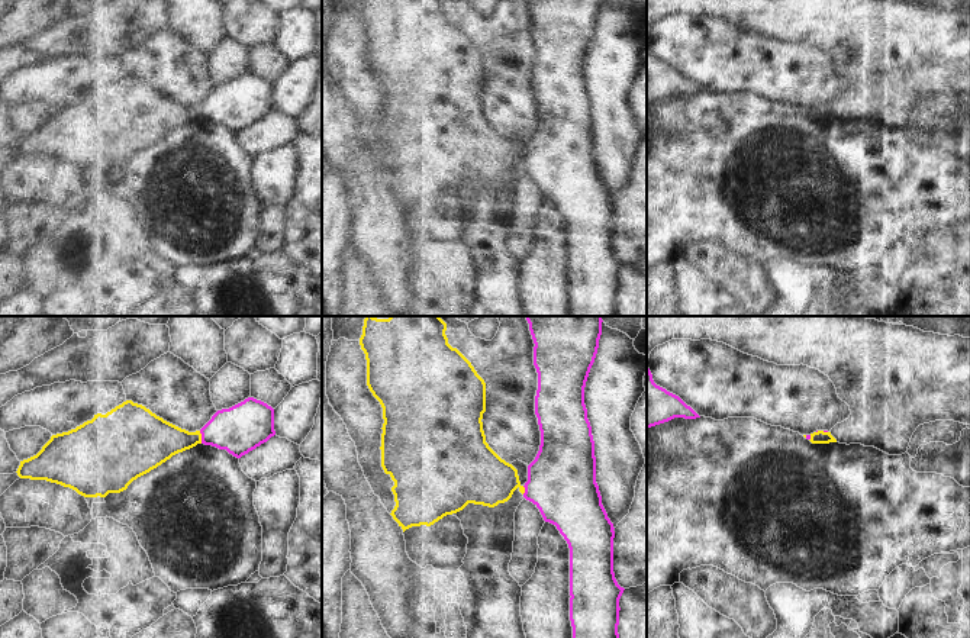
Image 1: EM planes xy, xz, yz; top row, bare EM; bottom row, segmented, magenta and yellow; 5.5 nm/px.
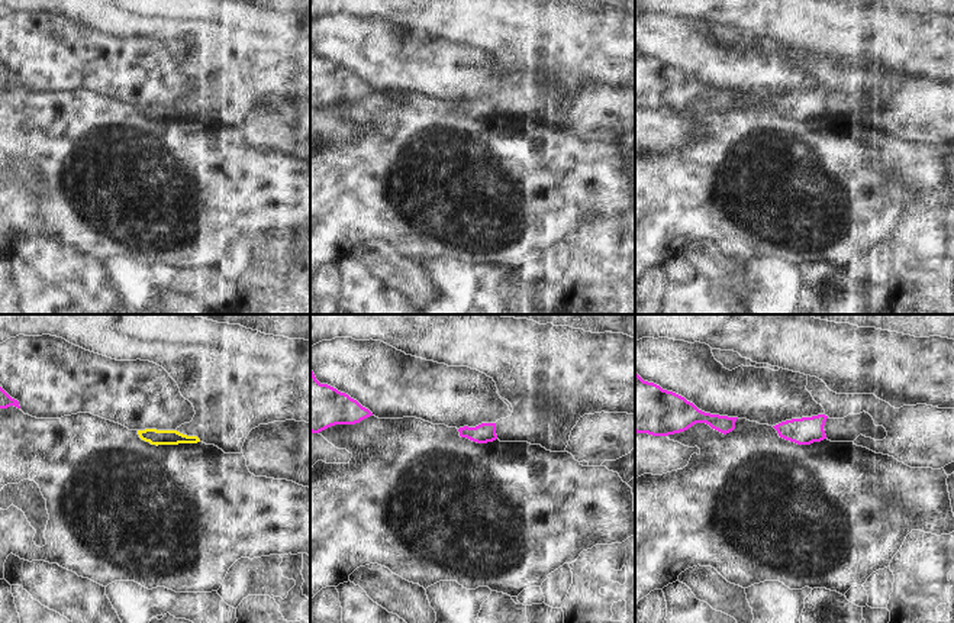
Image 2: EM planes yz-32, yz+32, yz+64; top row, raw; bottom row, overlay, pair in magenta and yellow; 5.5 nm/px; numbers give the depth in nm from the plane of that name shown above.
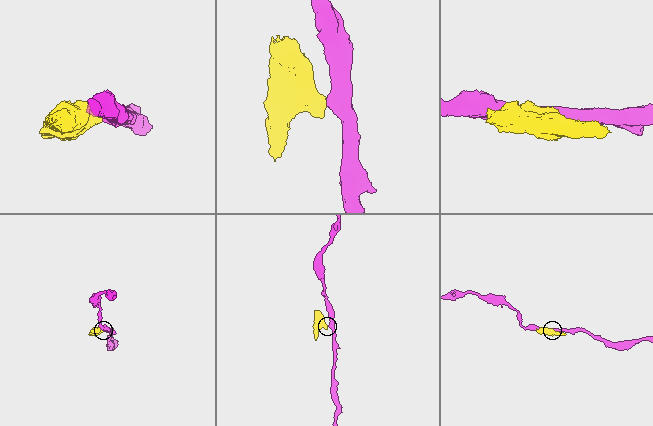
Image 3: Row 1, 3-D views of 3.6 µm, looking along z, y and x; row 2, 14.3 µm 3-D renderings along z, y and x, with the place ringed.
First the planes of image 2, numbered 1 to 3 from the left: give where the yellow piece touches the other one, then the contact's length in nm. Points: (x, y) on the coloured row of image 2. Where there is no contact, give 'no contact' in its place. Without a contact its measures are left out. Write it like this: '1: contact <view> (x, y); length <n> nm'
1: no contact
2: no contact
3: no contact

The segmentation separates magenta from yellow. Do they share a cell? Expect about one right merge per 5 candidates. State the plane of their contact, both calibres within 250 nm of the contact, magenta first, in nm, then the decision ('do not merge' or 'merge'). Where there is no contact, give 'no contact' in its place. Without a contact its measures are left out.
meets magenta in xy; 260 nm thick on the magenta side, 240 nm on the other; do not merge

